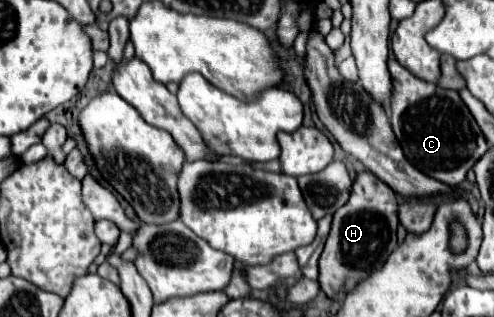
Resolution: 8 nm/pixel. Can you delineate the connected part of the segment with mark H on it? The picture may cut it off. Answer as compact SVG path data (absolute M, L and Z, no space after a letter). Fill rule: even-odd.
M360 171L354 179L346 205L334 213L332 229L320 257L320 287L330 299L344 299L350 289L370 273L380 269L396 249L398 195L370 171Z

